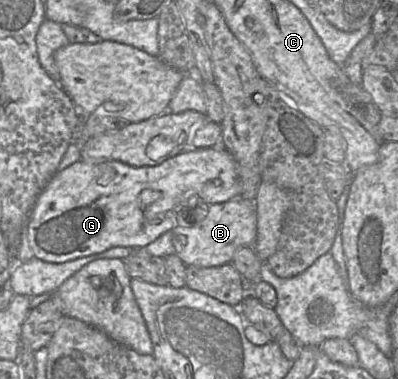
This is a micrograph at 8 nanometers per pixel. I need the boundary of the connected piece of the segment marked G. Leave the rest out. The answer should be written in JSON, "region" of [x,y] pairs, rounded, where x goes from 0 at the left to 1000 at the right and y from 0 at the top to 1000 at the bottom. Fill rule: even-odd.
{"region":[[[560,388],[490,391],[465,396],[442,412],[417,420],[389,438],[327,438],[296,422],[236,420],[196,422],[168,443],[143,451],[103,504],[78,554],[65,591],[65,625],[83,665],[83,678],[118,694],[158,694],[176,686],[226,675],[294,649],[357,654],[392,633],[407,617],[430,609],[442,596],[457,596],[442,586],[437,549],[477,525],[505,522],[515,536],[545,538],[575,530],[585,522],[608,522],[611,493],[598,462],[598,438],[580,406]]]}

